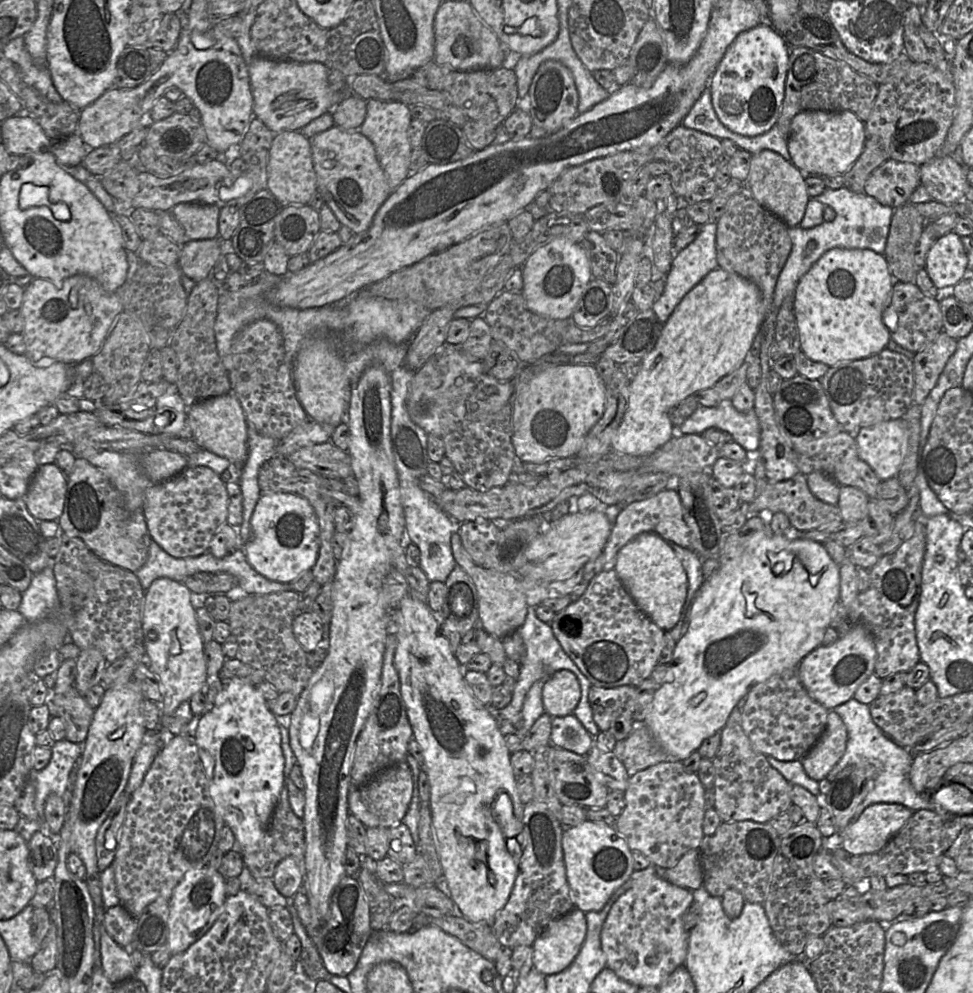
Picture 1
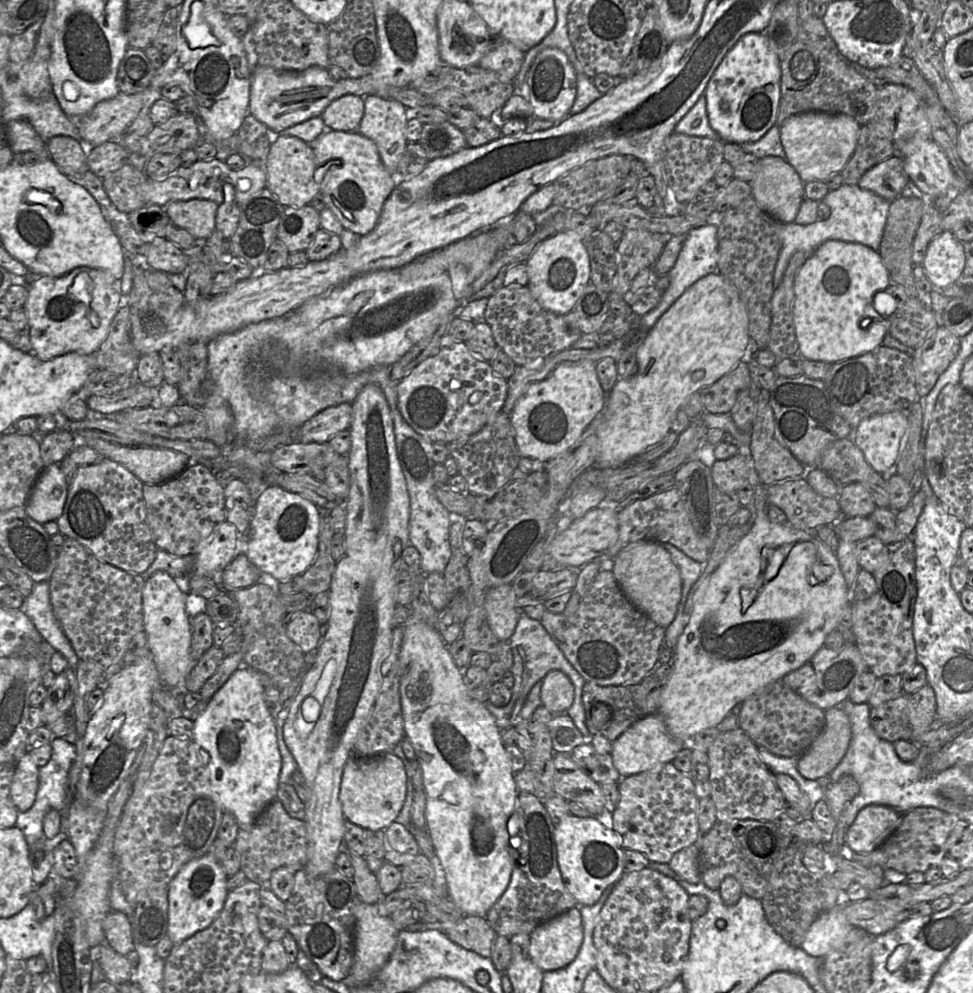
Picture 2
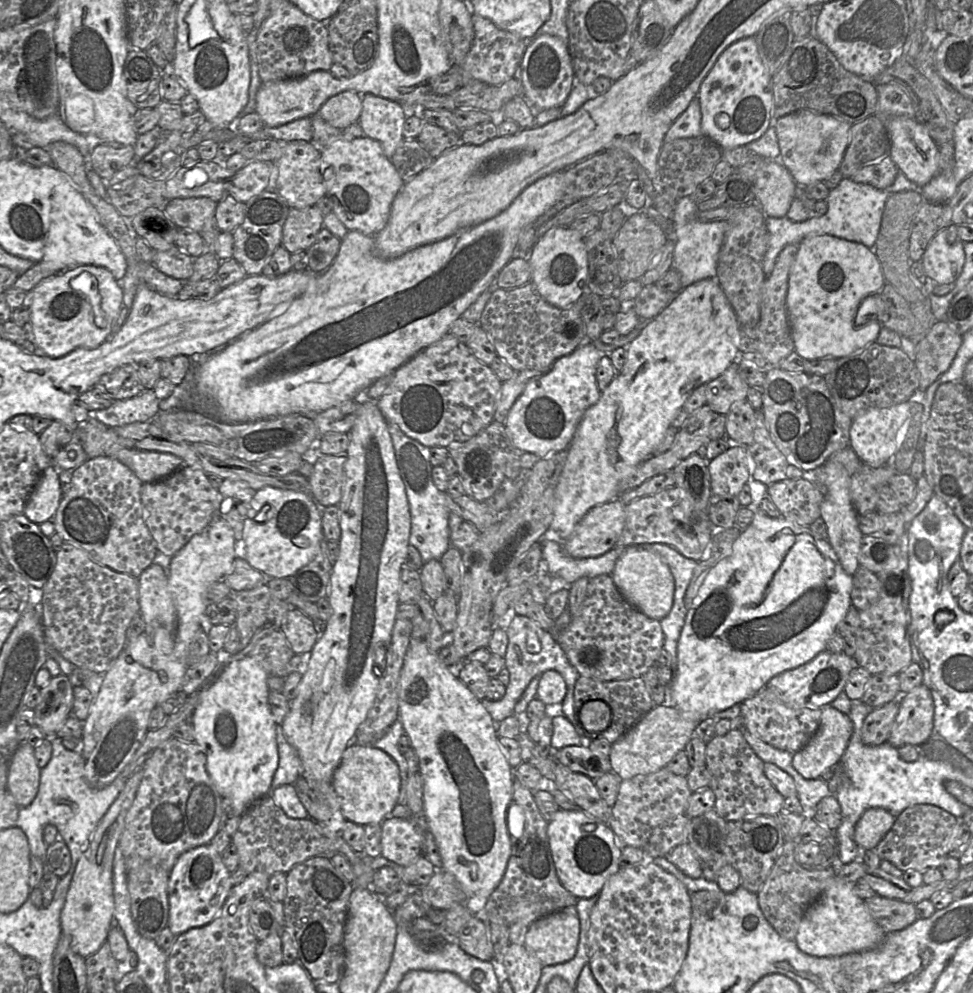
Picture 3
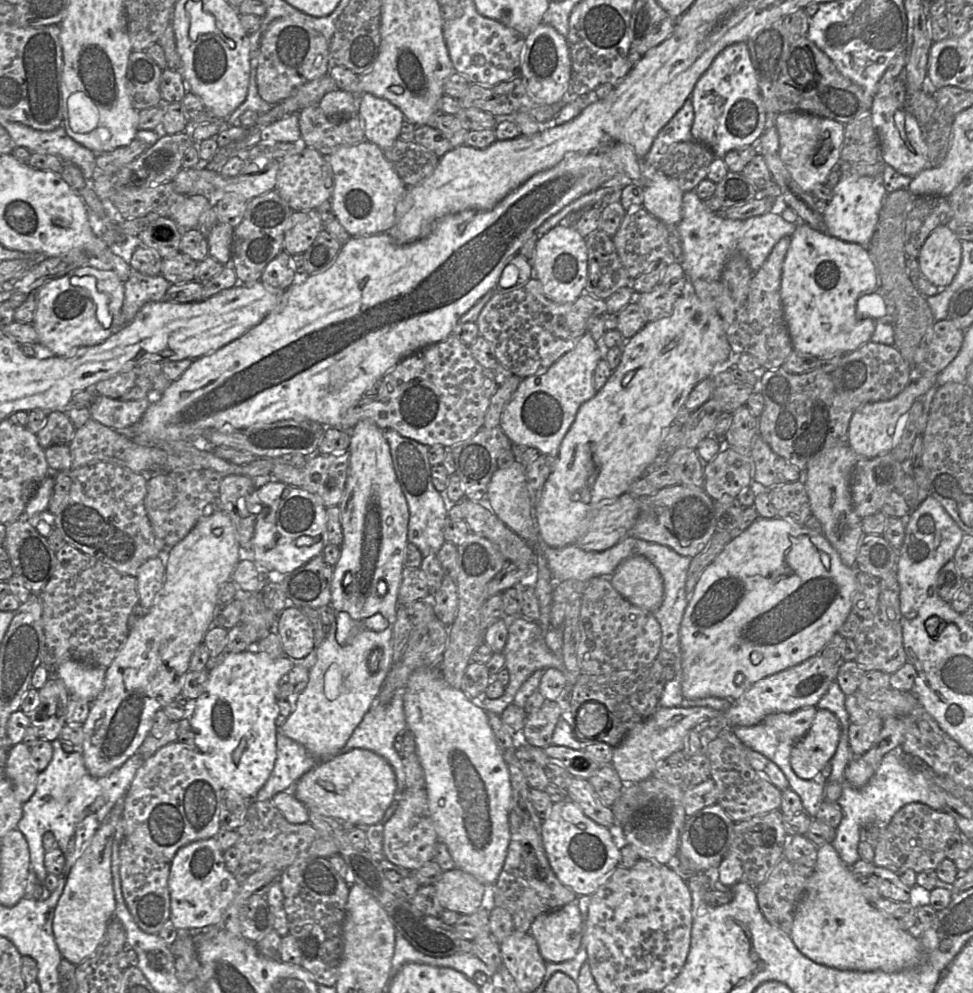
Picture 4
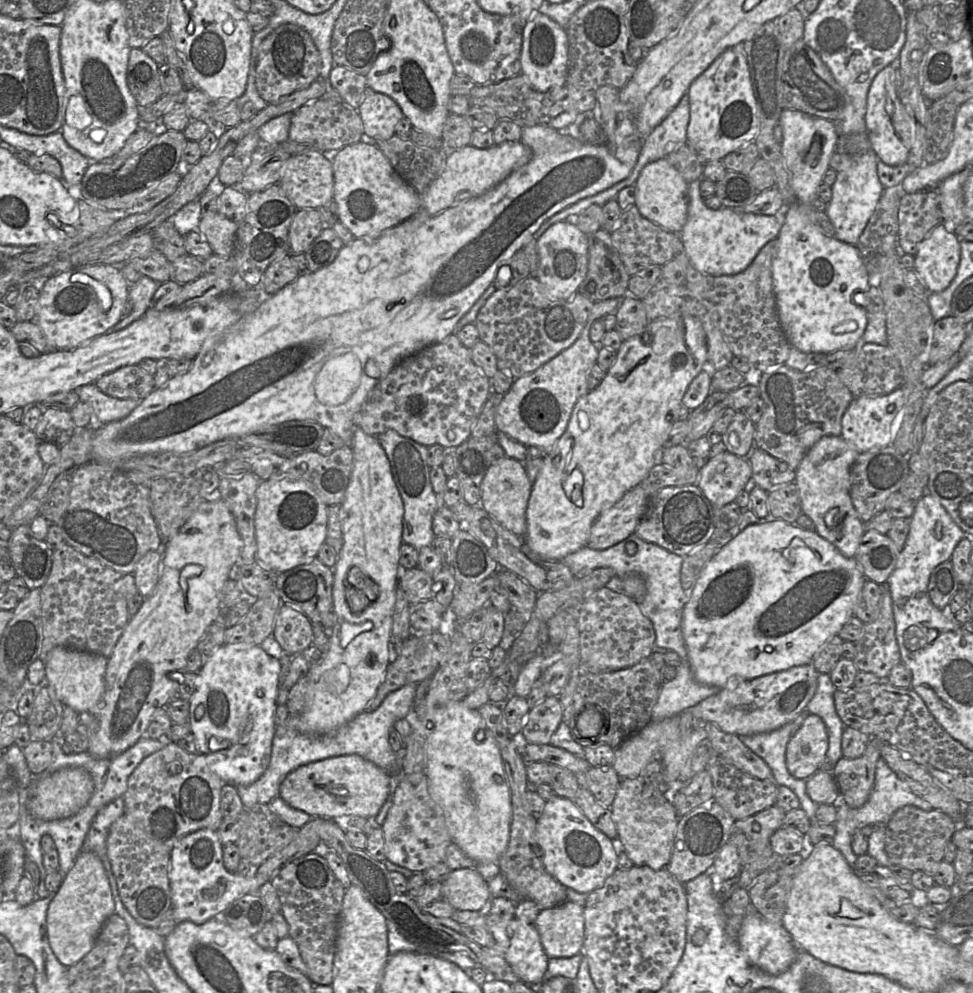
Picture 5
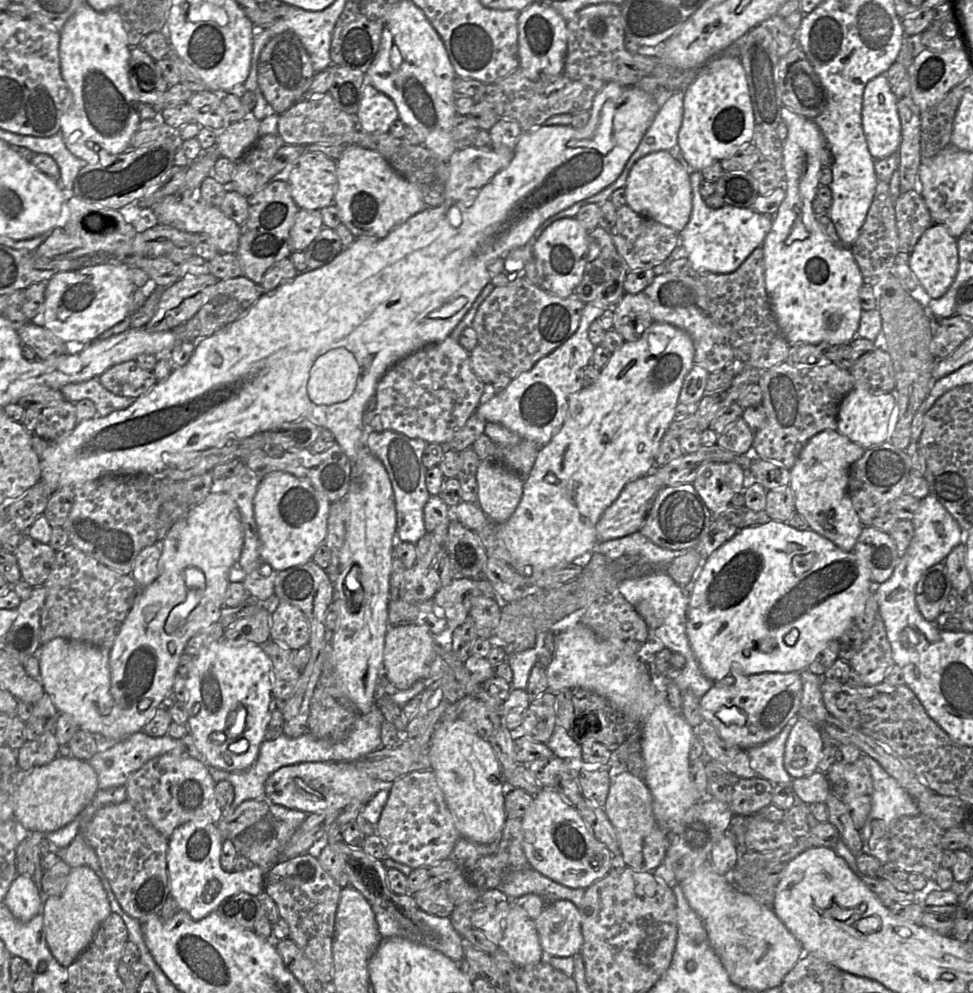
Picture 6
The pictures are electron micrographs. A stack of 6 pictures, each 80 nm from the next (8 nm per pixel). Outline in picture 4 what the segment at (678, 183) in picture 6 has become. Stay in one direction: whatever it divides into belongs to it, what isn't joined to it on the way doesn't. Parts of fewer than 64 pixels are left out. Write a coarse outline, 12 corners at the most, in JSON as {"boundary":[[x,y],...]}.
{"boundary":[[645,168],[642,207],[678,225],[685,192],[658,168]]}

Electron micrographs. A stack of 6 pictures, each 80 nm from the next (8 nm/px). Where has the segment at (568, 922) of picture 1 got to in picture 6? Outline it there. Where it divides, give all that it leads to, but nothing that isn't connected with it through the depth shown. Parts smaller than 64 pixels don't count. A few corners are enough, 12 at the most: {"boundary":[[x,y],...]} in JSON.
{"boundary":[[547,902],[534,923],[545,956],[581,953],[573,902]]}

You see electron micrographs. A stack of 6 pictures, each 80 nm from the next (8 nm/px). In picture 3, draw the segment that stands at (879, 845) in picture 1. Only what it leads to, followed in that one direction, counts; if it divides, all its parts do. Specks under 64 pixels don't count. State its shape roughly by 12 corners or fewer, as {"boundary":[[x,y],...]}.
{"boundary":[[869,808],[855,825],[854,840],[873,850],[896,817]]}

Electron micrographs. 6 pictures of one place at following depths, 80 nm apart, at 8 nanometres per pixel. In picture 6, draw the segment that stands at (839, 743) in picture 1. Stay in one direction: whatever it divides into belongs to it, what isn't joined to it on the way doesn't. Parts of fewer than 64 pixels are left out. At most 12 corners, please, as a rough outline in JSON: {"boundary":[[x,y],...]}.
{"boundary":[[799,717],[783,765],[793,778],[812,775],[823,756],[820,728]]}

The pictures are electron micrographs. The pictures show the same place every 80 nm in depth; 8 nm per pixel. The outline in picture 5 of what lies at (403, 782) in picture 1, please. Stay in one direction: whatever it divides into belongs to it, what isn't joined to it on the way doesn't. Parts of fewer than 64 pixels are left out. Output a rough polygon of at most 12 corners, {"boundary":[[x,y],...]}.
{"boundary":[[357,754],[291,771],[279,797],[311,817],[373,819],[389,772]]}

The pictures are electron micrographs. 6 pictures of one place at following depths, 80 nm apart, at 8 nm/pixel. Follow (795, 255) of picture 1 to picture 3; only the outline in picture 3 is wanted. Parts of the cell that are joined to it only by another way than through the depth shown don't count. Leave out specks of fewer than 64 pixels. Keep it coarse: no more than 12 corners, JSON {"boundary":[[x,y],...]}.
{"boundary":[[843,178],[827,212],[766,217],[766,277],[786,245],[832,235],[873,248],[890,193]]}

